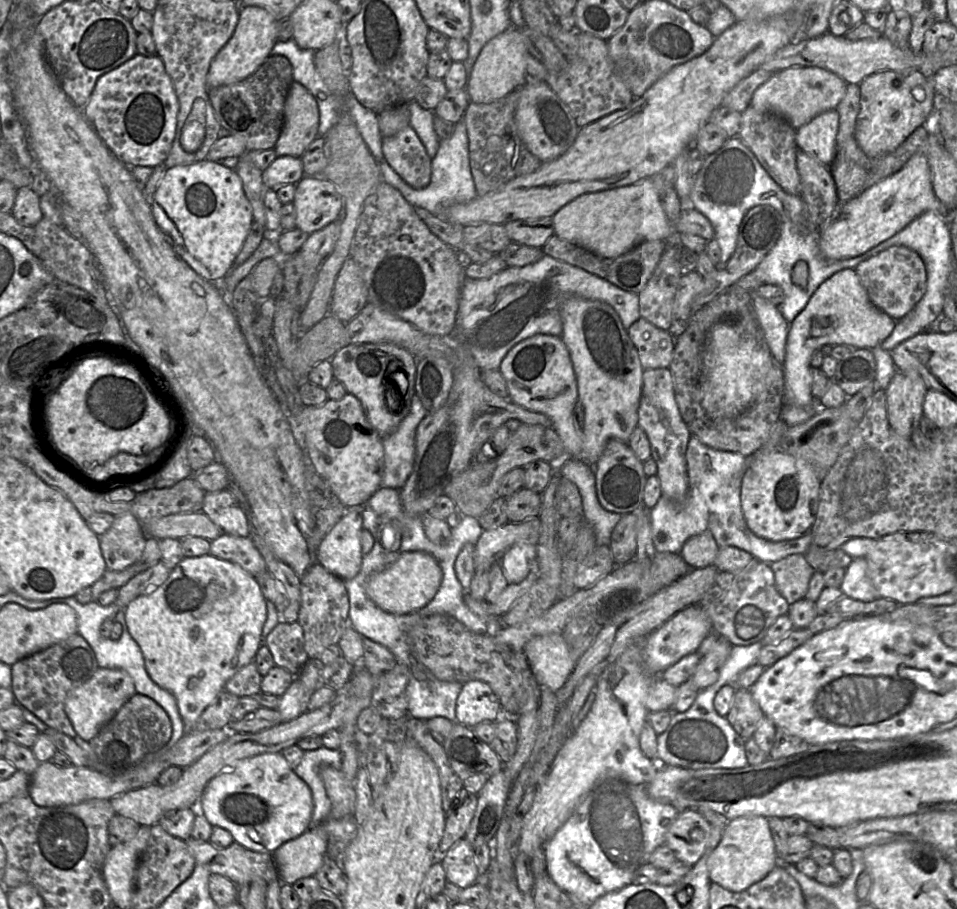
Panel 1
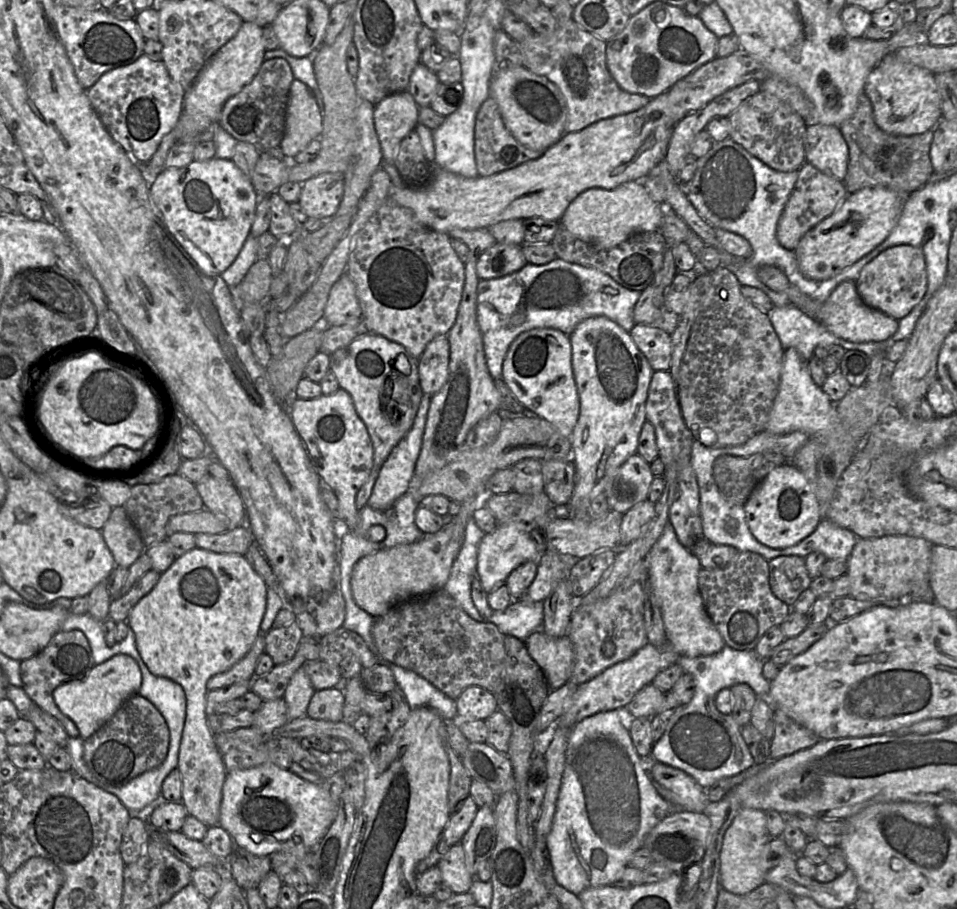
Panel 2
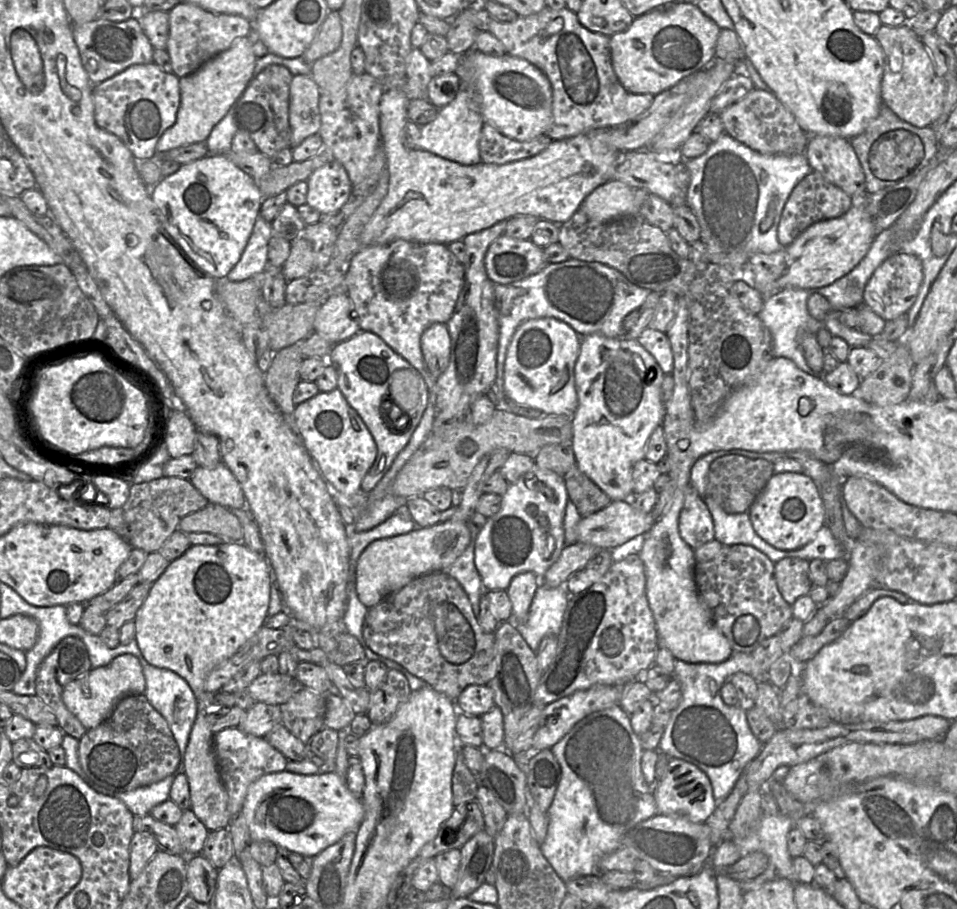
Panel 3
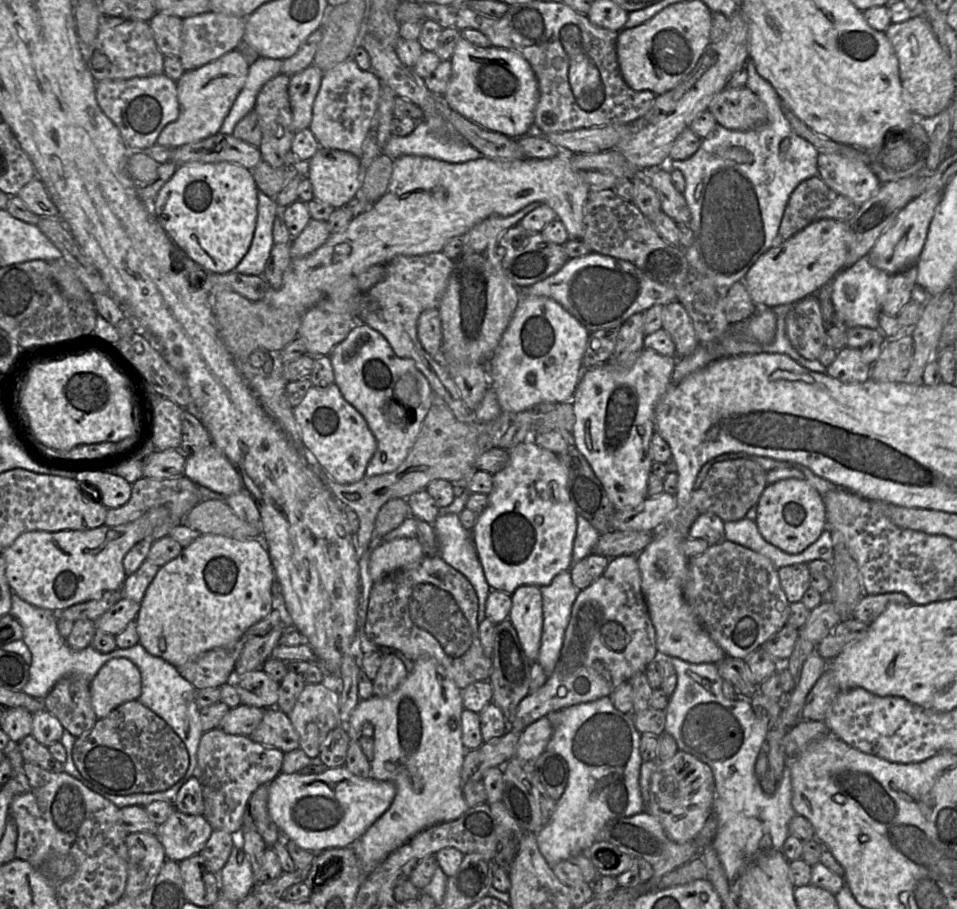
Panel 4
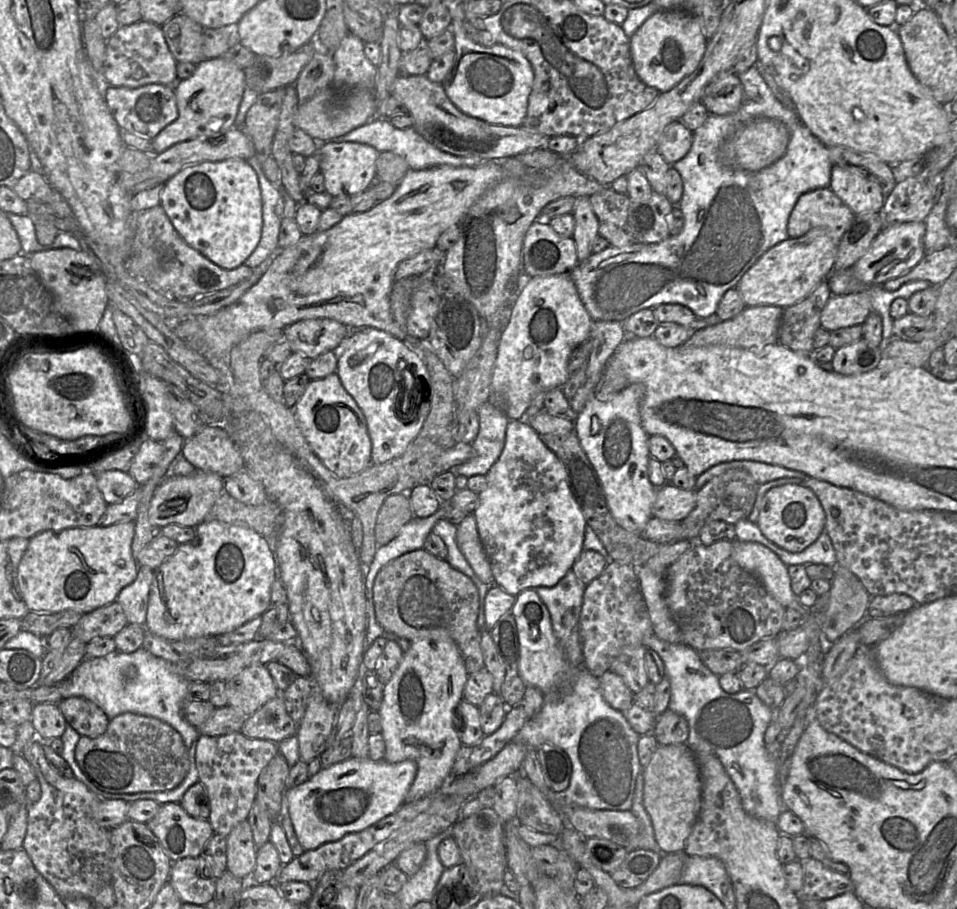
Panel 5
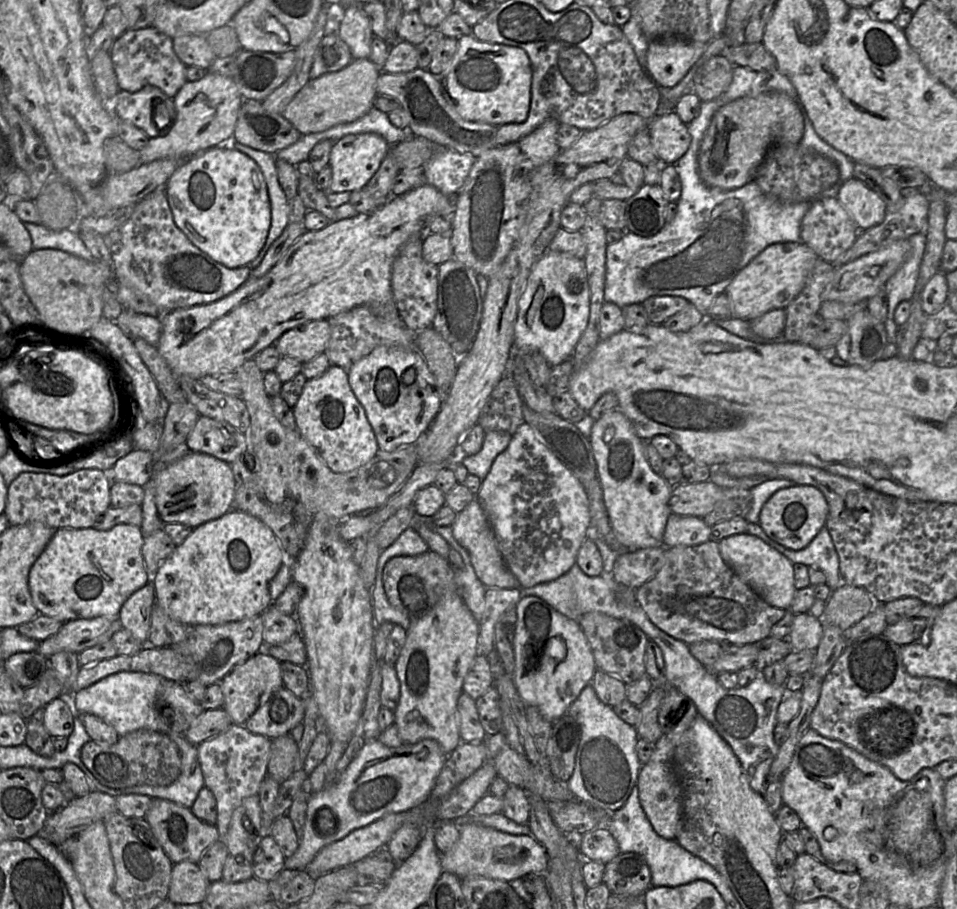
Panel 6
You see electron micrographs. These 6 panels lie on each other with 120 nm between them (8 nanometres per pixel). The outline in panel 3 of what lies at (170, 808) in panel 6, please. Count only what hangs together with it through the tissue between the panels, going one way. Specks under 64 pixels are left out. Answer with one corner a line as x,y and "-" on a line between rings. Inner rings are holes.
190,809
183,811
179,822
174,826
184,849
184,856
202,854
210,831

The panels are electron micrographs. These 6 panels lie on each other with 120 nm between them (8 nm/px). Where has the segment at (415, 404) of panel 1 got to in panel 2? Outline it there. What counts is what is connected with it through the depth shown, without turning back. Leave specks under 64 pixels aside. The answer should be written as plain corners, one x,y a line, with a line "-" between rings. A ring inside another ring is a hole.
423,395
411,429
395,446
382,465
372,494
368,500
368,506
371,508
382,512
386,511
392,508
393,504
408,491
410,481
414,475
416,462
422,448
423,434
430,402
431,397
428,395

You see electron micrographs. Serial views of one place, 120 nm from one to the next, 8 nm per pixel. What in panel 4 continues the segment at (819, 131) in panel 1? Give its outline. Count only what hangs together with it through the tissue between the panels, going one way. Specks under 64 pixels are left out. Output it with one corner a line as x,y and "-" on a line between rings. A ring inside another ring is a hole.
819,153
817,165
820,178
857,206
868,201
882,185
869,165
857,159

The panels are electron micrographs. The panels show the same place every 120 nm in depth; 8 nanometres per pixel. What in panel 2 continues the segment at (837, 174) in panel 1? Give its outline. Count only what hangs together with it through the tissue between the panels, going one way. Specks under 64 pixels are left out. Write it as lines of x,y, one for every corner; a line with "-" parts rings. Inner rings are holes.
864,92
859,96
854,114
839,129
848,146
847,173
843,180
848,194
874,186
913,193
930,181
934,173
930,159
933,130
910,136
882,131
874,122
872,106

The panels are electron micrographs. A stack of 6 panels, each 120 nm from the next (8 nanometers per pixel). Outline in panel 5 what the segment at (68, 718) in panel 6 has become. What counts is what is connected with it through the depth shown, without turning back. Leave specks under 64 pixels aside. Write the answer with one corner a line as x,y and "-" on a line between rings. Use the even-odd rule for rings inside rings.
58,703
34,704
31,722
37,738
41,741
61,738
67,726
67,722
58,708

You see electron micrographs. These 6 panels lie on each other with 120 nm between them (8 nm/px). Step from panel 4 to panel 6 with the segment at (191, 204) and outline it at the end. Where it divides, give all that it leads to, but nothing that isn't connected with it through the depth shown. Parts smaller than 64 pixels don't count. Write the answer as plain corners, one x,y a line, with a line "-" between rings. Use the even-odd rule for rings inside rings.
231,144
212,147
181,162
167,181
165,192
176,226
215,262
236,269
247,266
260,253
271,225
267,184
257,163

